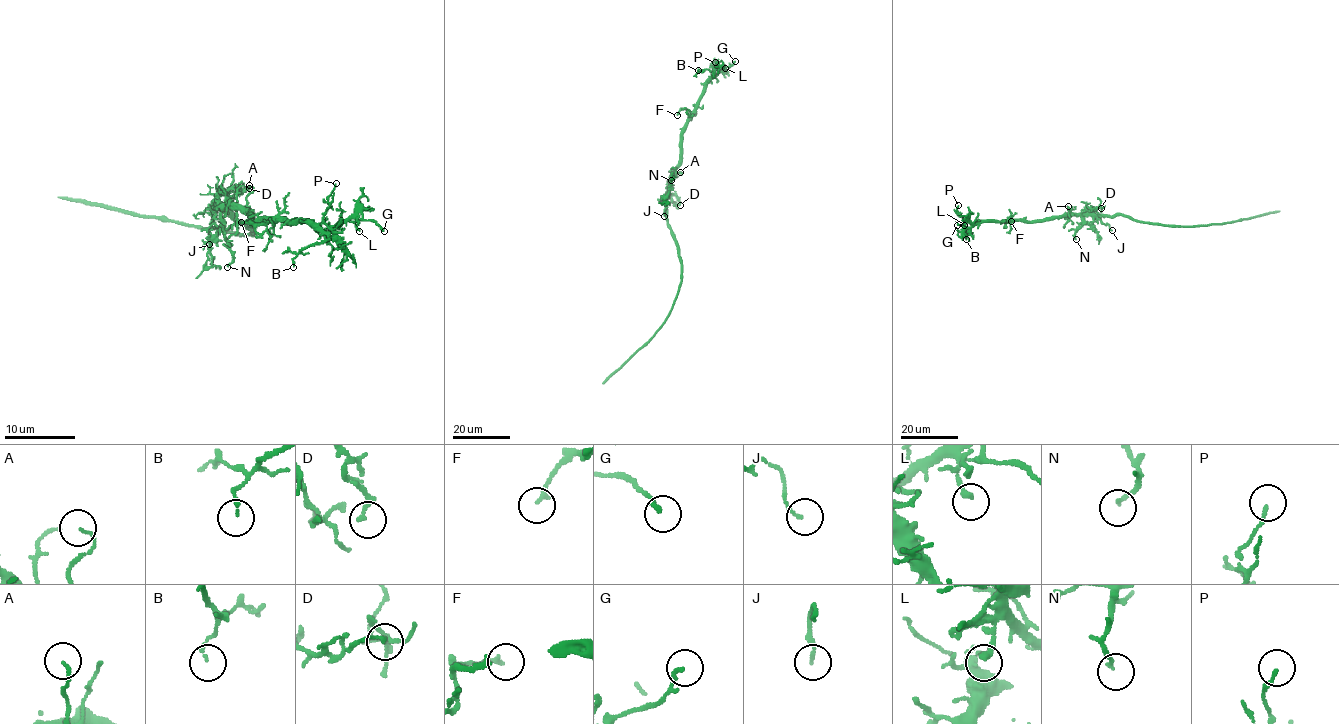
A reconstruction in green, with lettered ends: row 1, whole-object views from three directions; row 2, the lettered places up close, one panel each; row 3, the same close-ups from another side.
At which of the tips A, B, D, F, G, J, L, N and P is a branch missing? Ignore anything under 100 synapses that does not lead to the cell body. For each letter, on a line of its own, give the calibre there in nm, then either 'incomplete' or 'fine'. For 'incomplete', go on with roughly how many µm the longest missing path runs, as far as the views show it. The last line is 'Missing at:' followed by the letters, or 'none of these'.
A: 100 nm thick; fine
B: 130 nm thick; fine
D: 130 nm thick; fine
F: 160 nm thick; fine
G: 150 nm thick; fine
J: 100 nm thick; fine
L: 260 nm thick; fine
N: 150 nm thick; fine
P: 140 nm thick; fine
Missing at: none of these

